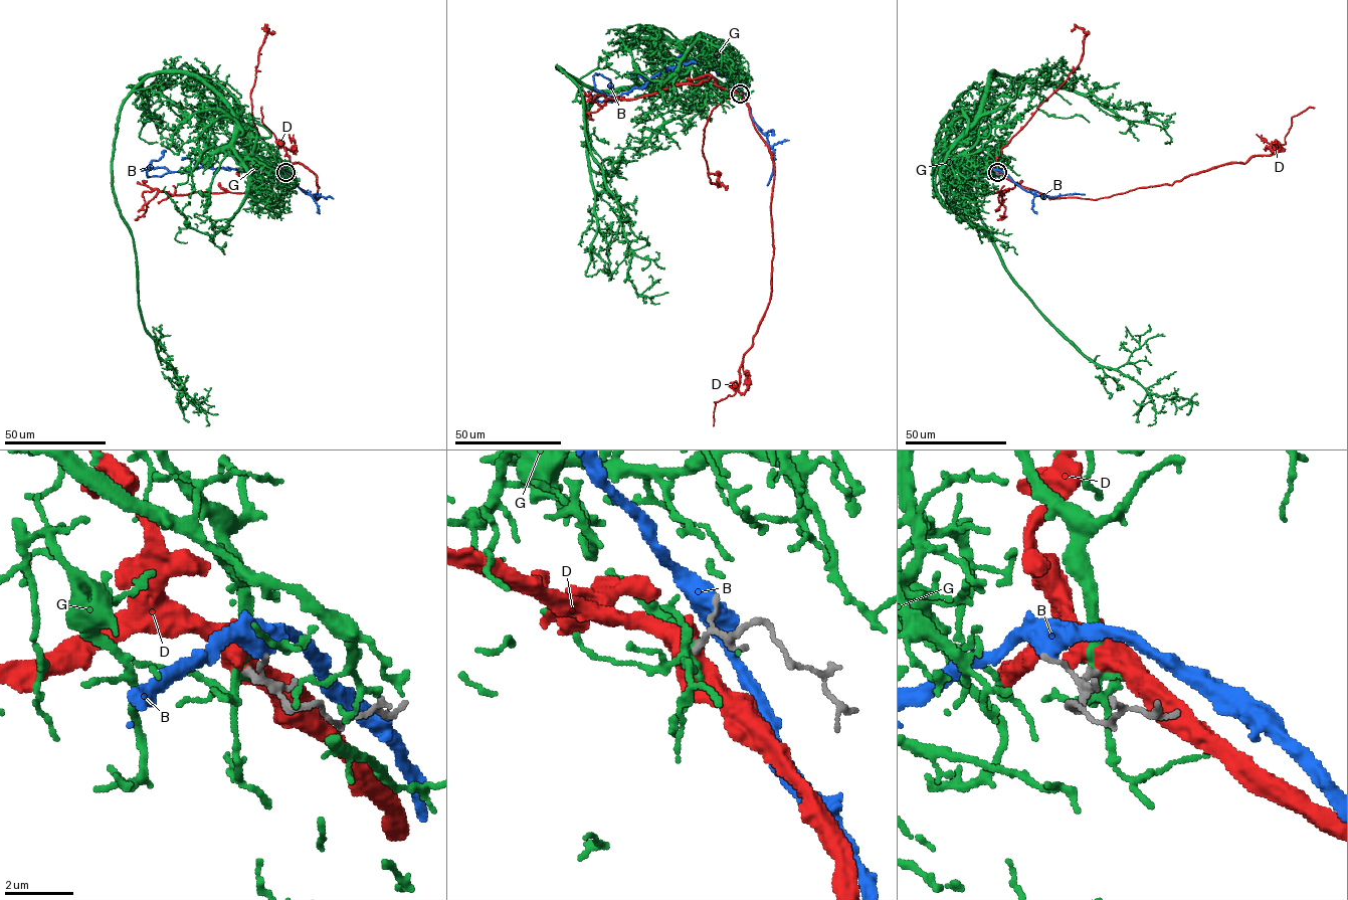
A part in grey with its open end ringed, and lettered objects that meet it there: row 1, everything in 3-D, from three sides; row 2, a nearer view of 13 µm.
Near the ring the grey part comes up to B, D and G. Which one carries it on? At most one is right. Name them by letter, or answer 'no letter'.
G

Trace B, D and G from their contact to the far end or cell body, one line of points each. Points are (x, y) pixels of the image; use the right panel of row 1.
B: (995, 171), (967, 178), (967, 170), (977, 168), (998, 176), (979, 170), (992, 150)
D: (998, 172), (1054, 198), (1097, 199), (1172, 185), (1222, 164), (1271, 155), (1285, 144), (1291, 118), (1314, 108)
G: (997, 172), (993, 72), (971, 191), (1002, 265), (1096, 363), (1179, 407), (1178, 388)

